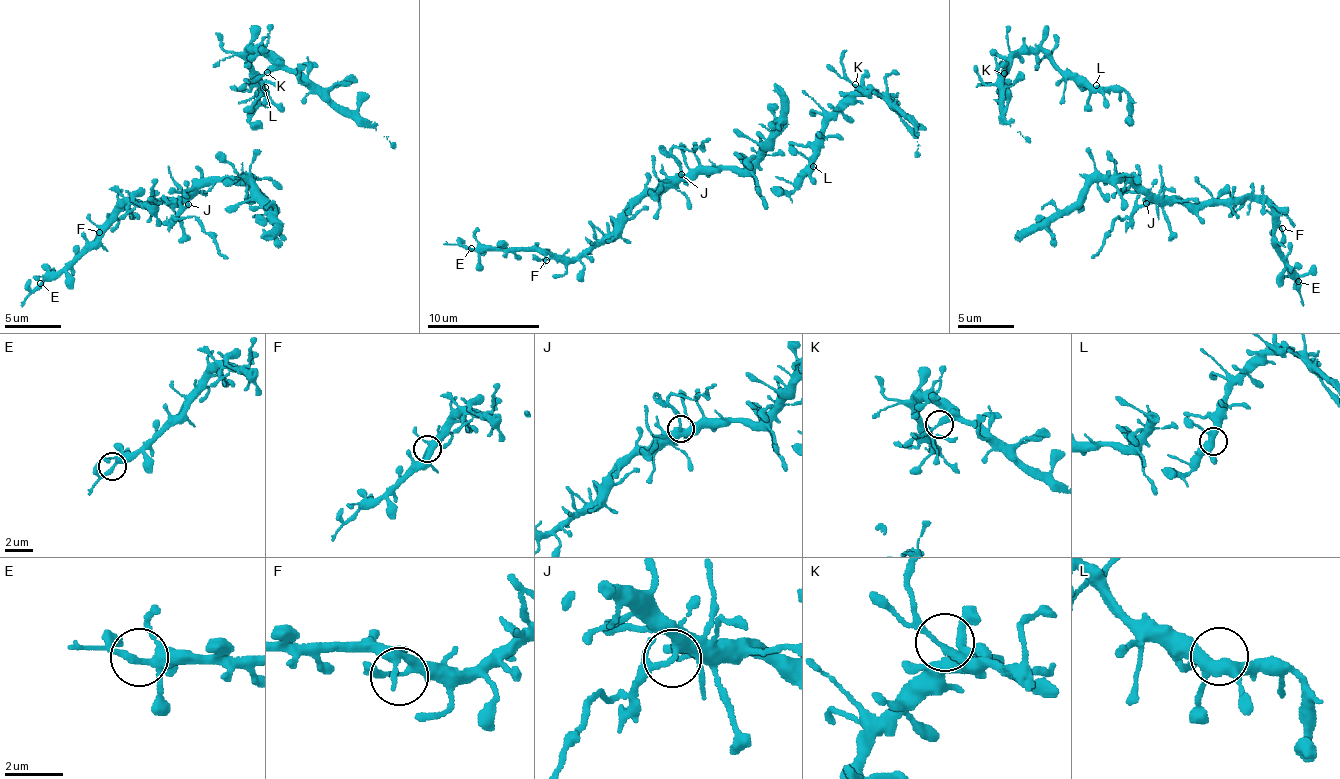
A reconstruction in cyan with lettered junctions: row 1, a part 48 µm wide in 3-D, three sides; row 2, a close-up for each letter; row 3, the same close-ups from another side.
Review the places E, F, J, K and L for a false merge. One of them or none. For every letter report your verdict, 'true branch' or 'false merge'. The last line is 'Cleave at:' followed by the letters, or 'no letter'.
E: true branch
F: true branch
J: false merge
K: true branch
L: true branch
Cleave at: J

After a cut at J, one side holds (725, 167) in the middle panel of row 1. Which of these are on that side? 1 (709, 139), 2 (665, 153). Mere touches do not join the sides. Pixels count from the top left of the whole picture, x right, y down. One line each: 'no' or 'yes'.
1: no
2: no

